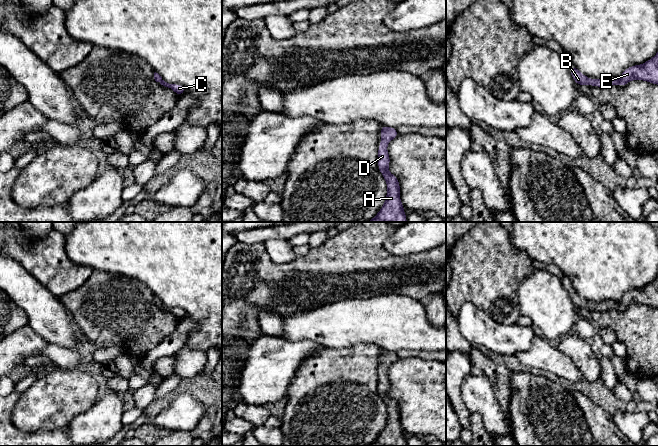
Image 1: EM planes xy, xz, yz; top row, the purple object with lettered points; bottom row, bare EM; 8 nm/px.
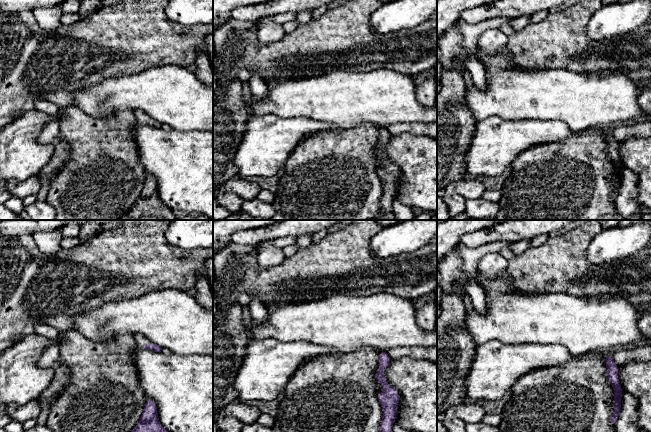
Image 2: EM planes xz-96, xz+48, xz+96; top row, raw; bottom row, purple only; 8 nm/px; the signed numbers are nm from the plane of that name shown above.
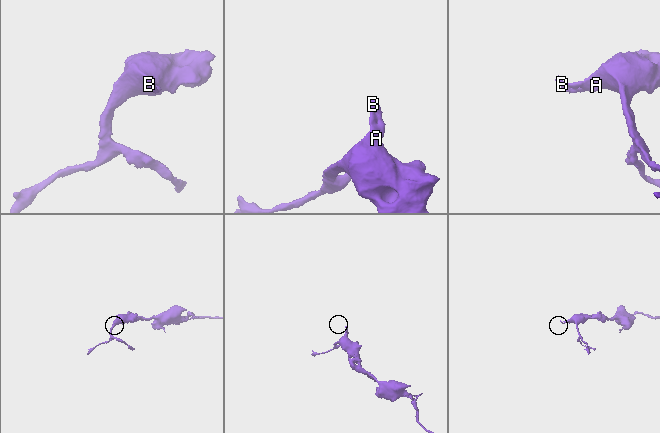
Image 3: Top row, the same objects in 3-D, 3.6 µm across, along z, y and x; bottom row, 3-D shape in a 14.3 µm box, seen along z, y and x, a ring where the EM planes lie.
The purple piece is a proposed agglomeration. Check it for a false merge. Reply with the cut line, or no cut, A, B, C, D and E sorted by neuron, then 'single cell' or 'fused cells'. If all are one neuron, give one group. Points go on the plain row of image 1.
no cut; A B C D E; single cell

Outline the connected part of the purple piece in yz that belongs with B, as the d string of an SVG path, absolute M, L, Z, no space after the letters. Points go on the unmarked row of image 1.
M658 276L653 282L649 283L644 288L633 289L625 293L619 303L614 301L590 303L583 299L575 289L569 294L577 309L589 309L606 312L611 309L625 310L631 304L643 304L658 309Z

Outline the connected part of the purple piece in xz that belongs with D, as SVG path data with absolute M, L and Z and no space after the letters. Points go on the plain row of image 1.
M381 349L380 362L382 366L379 368L378 372L378 393L382 397L387 407L387 419L381 434L377 437L377 439L373 443L367 446L407 446L407 442L404 436L404 431L400 423L399 404L396 400L392 399L388 395L390 388L390 381L387 375L387 369L392 363L396 362L398 359L399 357L397 356L396 352Z

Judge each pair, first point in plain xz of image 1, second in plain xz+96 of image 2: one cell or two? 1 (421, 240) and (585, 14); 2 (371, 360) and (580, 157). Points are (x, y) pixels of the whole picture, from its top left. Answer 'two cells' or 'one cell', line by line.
1: two cells
2: one cell

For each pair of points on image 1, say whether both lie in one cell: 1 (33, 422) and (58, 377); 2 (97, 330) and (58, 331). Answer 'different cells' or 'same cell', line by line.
1: same cell
2: different cells

